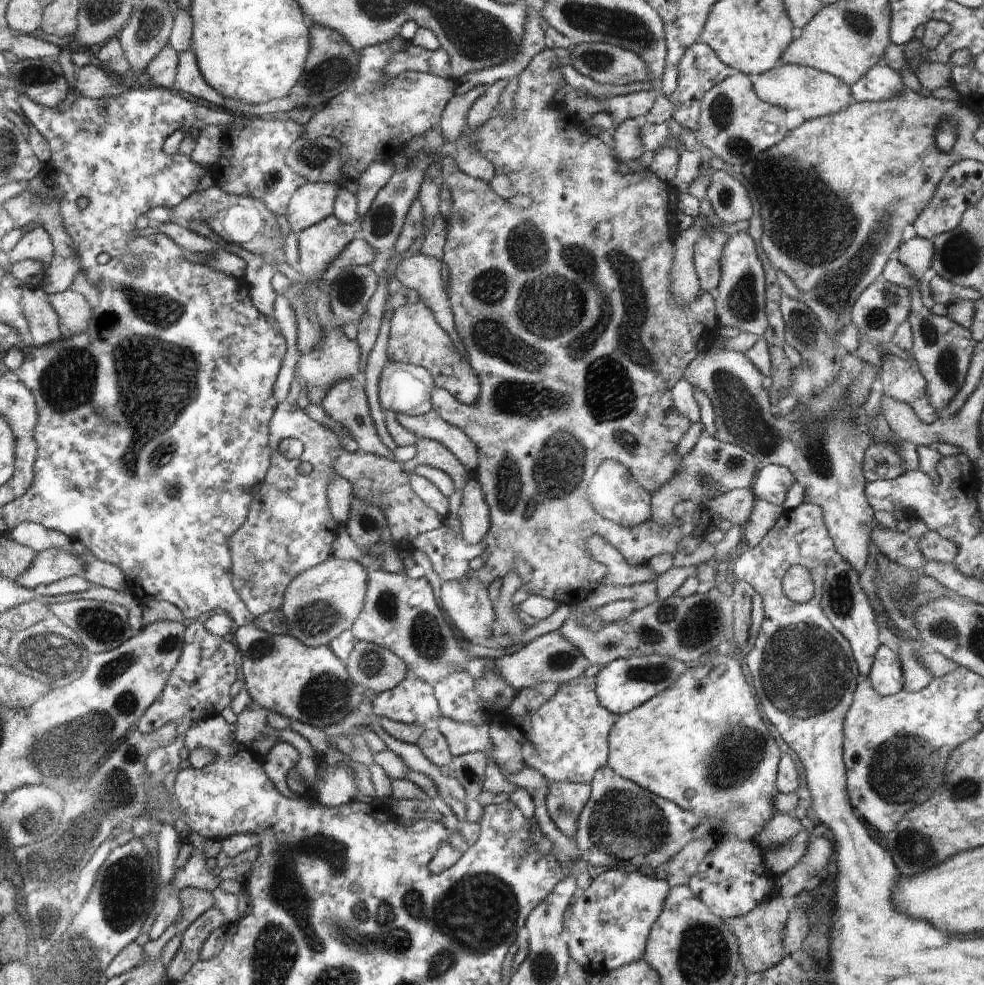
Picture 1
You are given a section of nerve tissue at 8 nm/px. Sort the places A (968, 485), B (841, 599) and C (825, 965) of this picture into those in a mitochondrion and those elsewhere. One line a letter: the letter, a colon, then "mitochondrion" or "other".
A: other
B: mitochondrion
C: other

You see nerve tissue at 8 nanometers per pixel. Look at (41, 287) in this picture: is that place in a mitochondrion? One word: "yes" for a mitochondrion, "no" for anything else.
no

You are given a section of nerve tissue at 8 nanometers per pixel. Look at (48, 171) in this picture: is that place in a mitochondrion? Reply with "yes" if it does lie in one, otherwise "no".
no

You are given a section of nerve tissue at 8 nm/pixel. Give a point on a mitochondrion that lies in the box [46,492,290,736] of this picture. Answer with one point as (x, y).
(110, 672)

